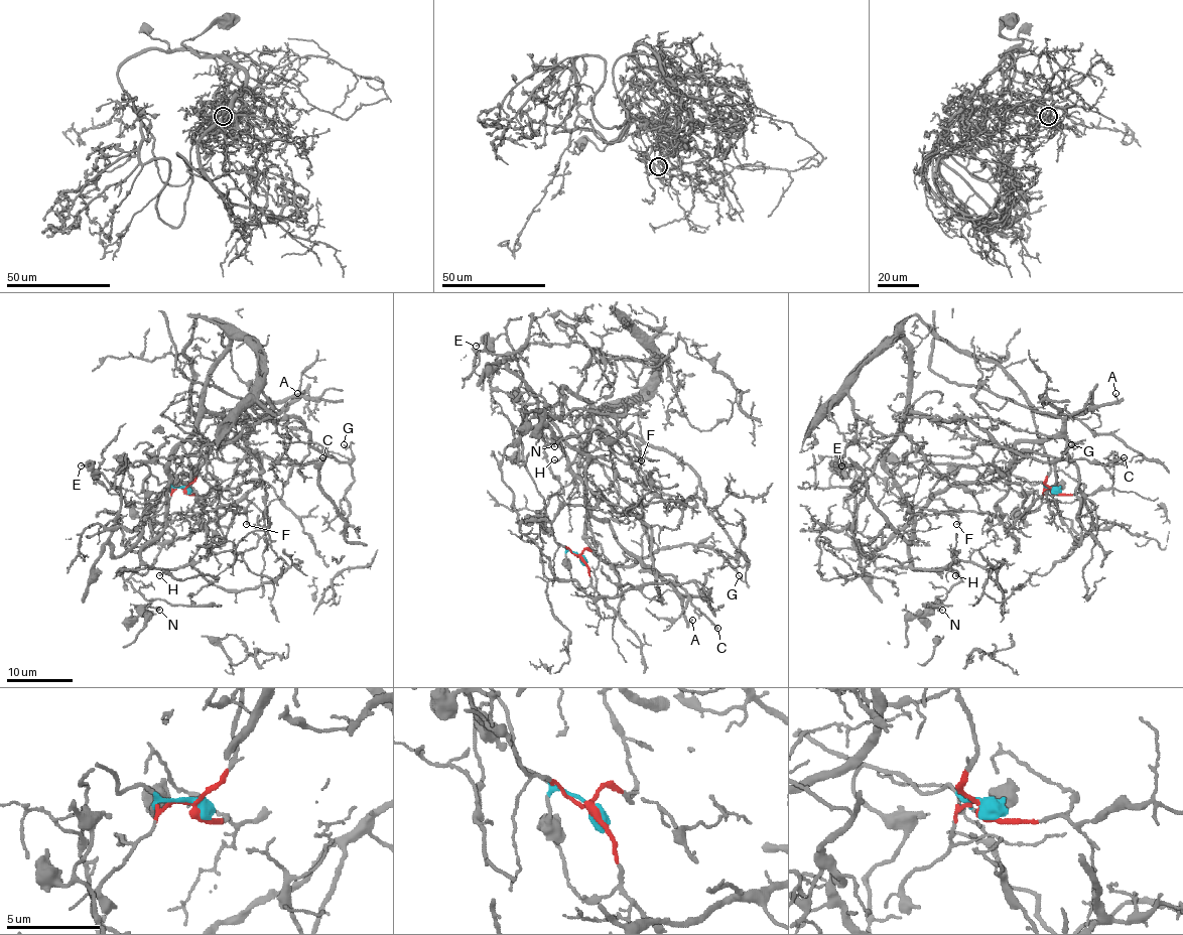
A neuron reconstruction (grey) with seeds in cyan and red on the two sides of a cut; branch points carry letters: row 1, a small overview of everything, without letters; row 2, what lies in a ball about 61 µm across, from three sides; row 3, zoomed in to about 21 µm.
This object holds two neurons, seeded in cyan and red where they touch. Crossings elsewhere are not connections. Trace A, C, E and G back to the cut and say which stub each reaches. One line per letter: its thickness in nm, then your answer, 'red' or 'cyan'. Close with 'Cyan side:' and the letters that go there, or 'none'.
A: calibre 100 nm; cyan
C: calibre 200 nm; cyan
E: calibre 120 nm; cyan
G: calibre 120 nm; red
Cyan side: A, C, E

